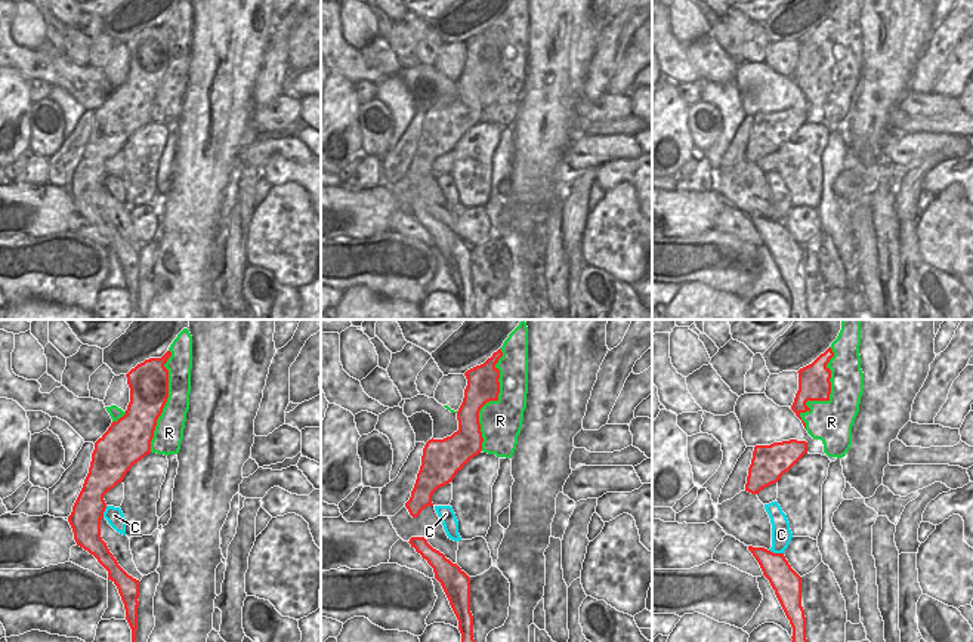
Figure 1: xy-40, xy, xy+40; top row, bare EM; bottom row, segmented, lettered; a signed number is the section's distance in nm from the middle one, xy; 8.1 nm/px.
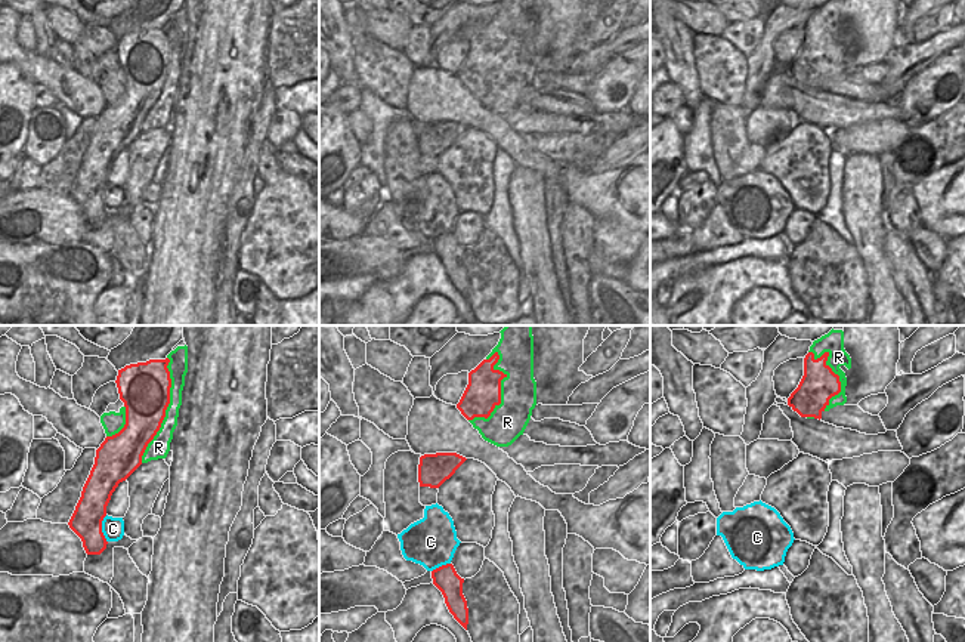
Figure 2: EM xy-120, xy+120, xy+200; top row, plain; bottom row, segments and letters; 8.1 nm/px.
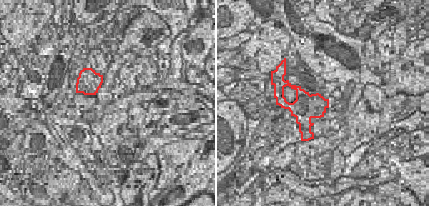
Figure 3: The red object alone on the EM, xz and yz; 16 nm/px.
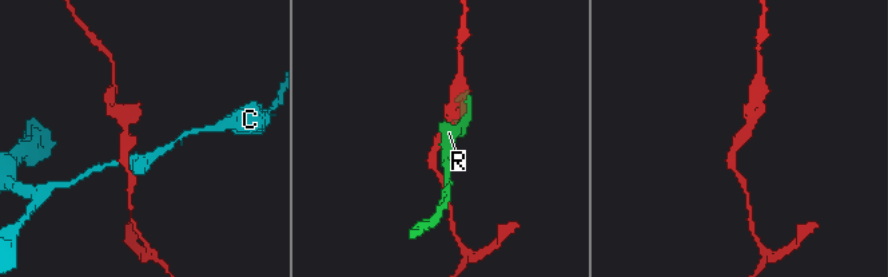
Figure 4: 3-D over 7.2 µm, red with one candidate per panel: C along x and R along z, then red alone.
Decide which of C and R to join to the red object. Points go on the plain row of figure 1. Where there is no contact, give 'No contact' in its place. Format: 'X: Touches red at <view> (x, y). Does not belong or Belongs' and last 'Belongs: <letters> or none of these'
C: Touches red at xy+40 (777, 222). Does not belong
R: Touches red at xy (493, 68). Does not belong
Belongs: none of these

